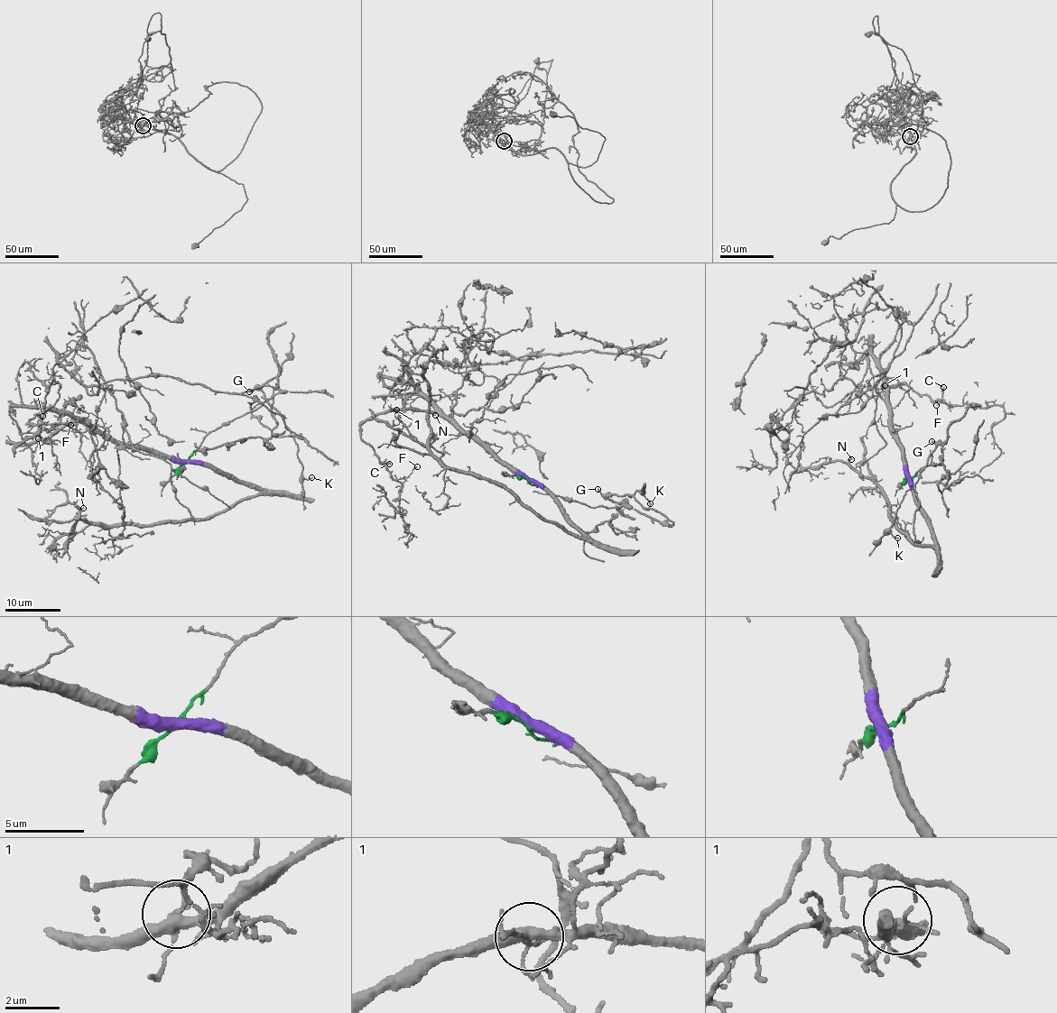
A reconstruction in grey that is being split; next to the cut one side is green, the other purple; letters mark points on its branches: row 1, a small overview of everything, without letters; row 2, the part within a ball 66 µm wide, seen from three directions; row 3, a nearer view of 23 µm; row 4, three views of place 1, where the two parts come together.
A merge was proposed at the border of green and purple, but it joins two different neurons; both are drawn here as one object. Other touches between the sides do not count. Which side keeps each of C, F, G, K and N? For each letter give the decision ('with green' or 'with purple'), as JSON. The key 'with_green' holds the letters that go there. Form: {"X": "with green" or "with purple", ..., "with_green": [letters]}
{"C": "with purple", "F": "with purple", "G": "with green", "K": "with green", "N": "with purple", "with_green": ["G", "K"]}

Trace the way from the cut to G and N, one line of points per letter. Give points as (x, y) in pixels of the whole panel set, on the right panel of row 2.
G: (909, 478), (929, 465), (941, 465), (942, 462), (941, 455), (945, 441), (931, 441)
N: (909, 478), (913, 497), (935, 546), (919, 544), (894, 525), (889, 501), (875, 482), (856, 472), (851, 459)

